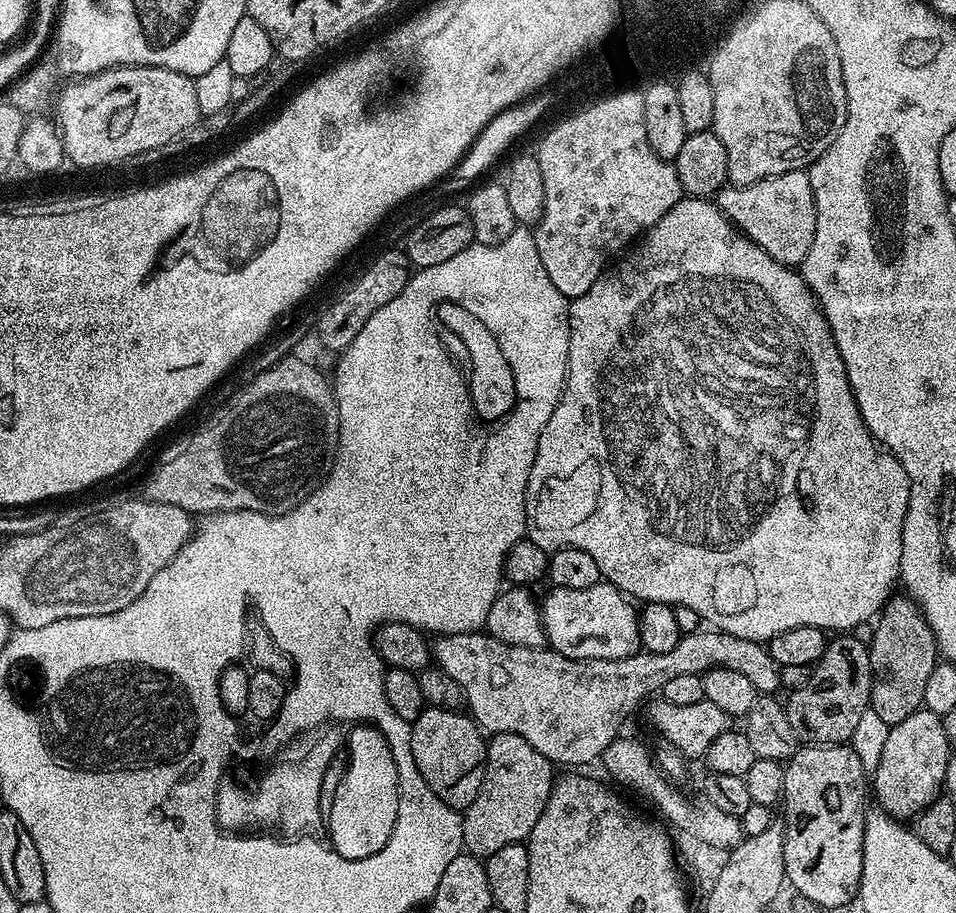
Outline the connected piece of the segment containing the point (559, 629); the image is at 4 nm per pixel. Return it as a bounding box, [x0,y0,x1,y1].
[540,580,641,660]

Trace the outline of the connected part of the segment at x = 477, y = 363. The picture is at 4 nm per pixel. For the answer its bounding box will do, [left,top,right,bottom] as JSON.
[438,302,516,409]

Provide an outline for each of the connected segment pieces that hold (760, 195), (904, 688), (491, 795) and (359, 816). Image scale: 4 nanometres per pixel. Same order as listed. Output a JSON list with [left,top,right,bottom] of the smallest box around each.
[[716,171,816,267],[868,595,938,726],[463,732,554,858],[328,725,400,860]]

